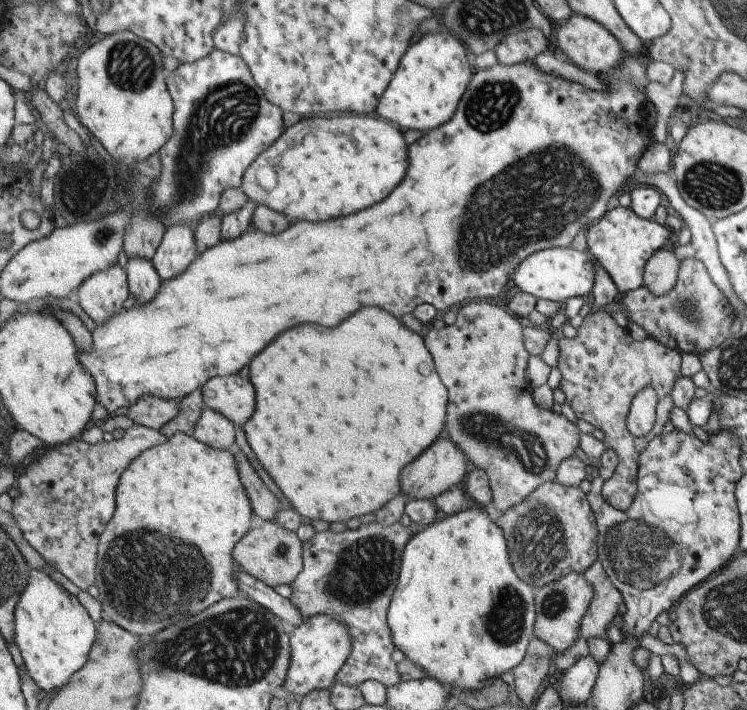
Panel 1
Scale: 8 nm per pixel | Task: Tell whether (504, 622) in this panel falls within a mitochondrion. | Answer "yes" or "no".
yes

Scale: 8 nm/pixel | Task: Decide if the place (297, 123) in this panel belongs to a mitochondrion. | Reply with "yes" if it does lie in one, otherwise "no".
no

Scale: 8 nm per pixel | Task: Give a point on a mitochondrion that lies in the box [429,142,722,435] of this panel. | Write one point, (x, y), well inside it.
(688, 310)

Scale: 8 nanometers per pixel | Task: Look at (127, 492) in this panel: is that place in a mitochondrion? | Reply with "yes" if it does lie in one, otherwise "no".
no

